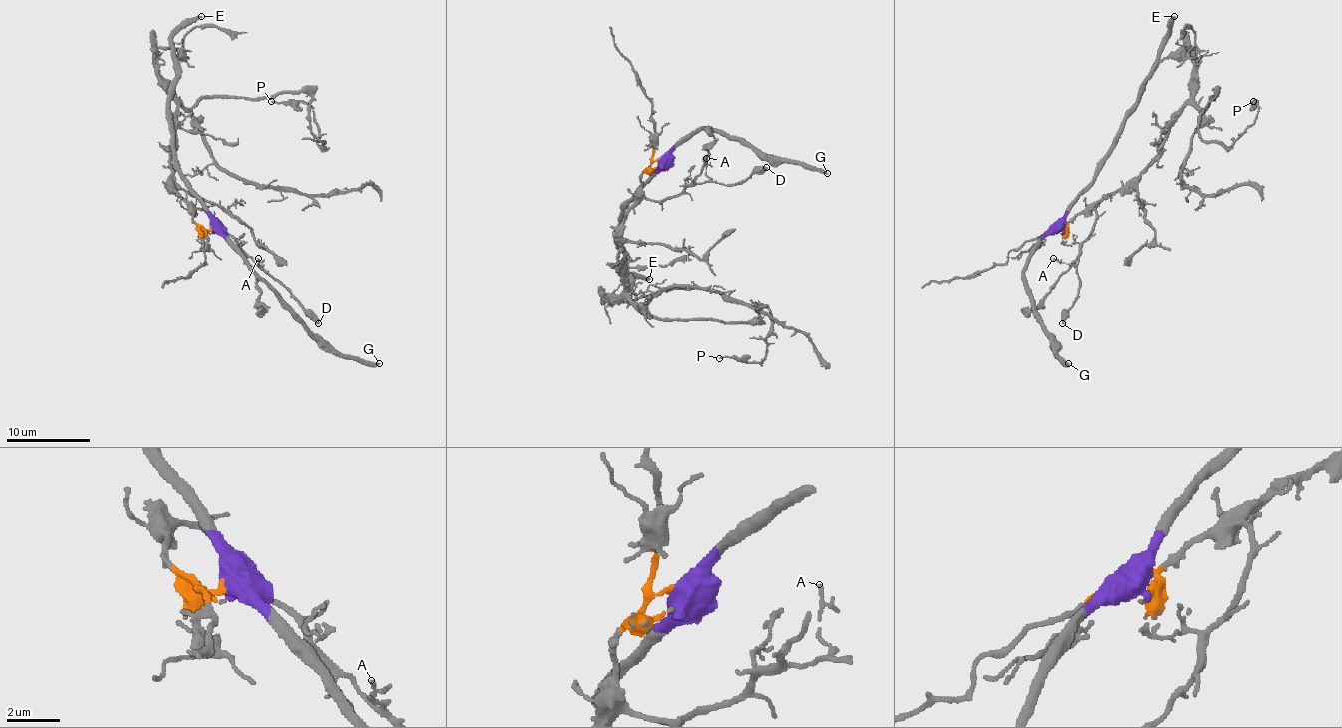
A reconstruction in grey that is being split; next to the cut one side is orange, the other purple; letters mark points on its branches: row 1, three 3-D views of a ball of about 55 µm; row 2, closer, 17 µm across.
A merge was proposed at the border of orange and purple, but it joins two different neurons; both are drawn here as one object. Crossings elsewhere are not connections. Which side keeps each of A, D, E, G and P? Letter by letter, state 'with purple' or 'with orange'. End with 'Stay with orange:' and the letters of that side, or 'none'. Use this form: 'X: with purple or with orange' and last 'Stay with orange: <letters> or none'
A: with orange
D: with orange
E: with purple
G: with purple
P: with orange
Stay with orange: A, D, P

